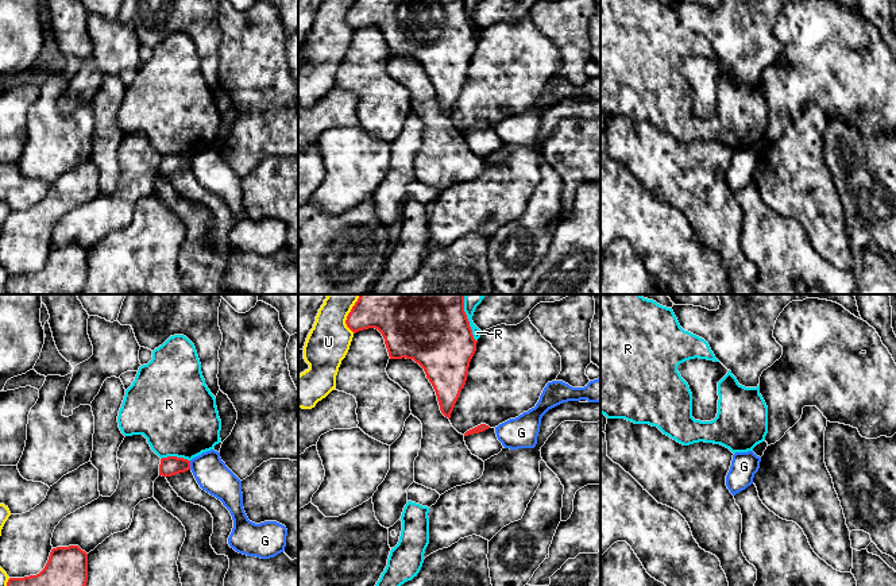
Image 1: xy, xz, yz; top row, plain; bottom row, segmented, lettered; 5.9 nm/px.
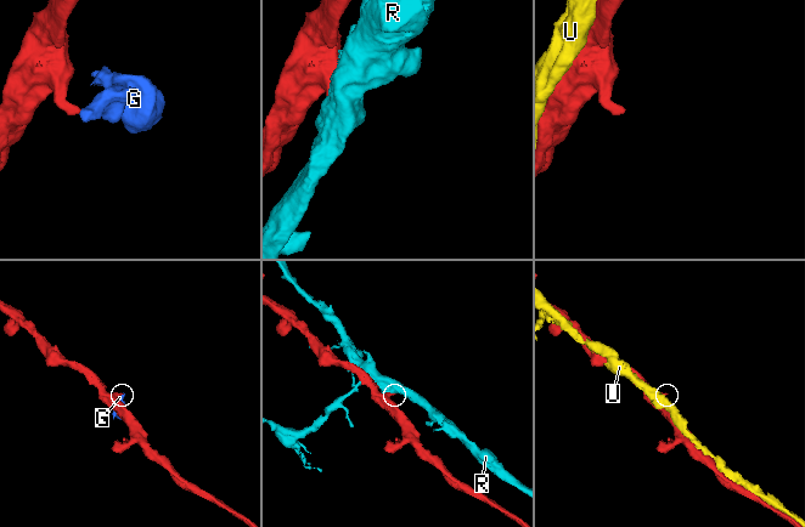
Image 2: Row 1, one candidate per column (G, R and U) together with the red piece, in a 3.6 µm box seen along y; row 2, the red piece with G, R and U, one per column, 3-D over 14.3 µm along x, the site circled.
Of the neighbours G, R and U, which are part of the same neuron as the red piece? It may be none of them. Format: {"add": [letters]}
{"add": []}

